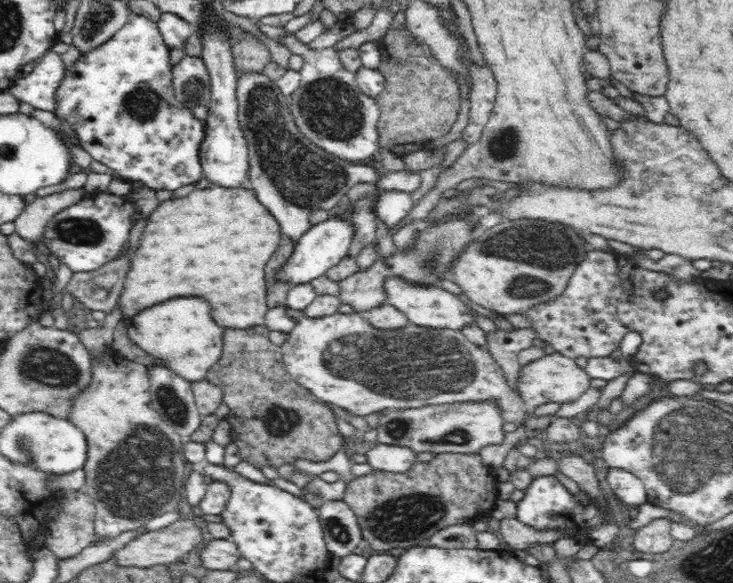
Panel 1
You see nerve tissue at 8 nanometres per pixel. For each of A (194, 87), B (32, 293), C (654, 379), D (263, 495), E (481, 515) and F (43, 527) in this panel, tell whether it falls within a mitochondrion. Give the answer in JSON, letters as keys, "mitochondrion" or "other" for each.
{"A":"mitochondrion","B":"other","C":"other","D":"other","E":"other","F":"other"}

